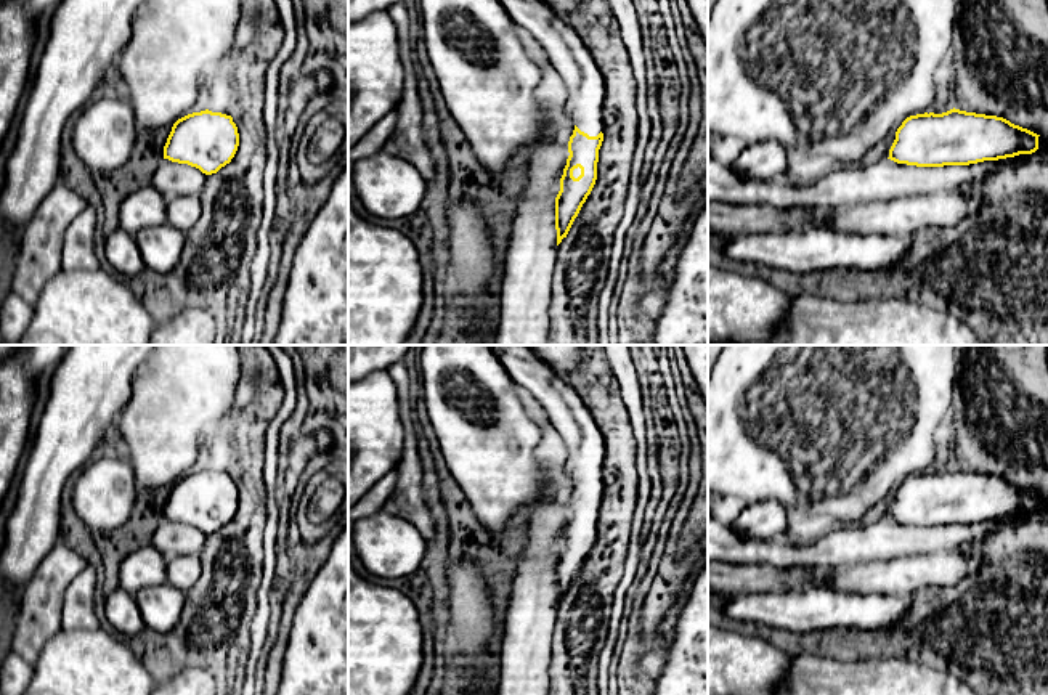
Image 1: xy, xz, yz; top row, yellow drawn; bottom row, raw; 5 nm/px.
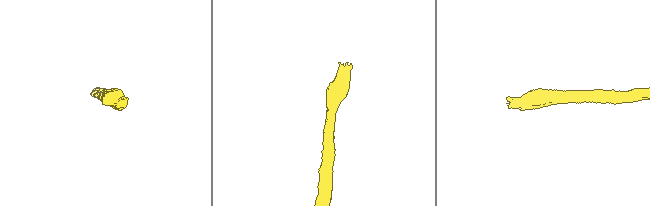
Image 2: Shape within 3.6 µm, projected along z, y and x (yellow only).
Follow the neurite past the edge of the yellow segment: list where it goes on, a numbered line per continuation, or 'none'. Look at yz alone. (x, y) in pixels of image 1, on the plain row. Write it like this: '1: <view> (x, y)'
none

